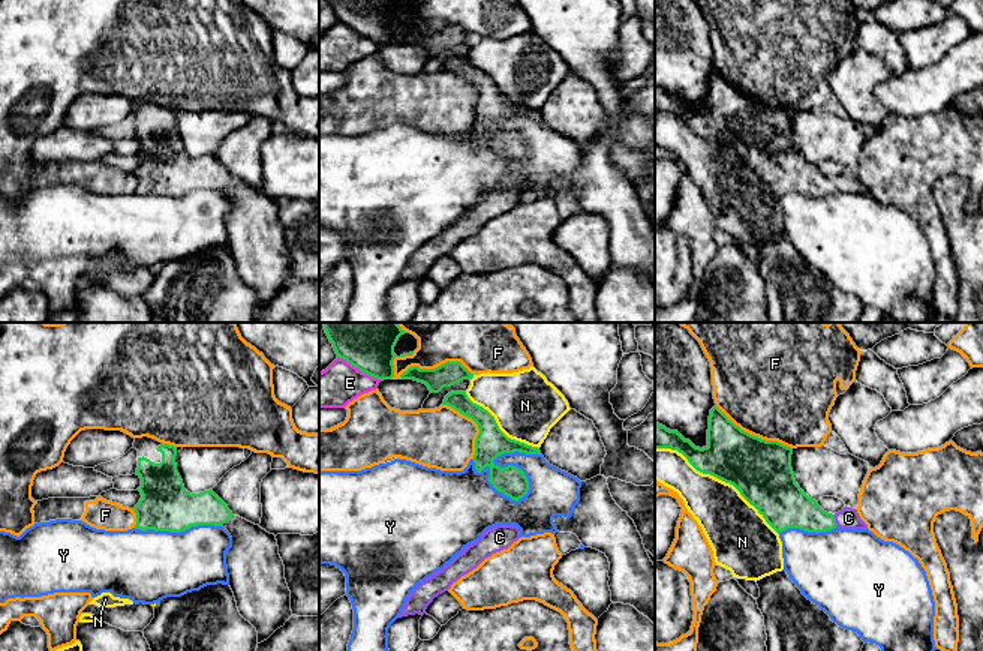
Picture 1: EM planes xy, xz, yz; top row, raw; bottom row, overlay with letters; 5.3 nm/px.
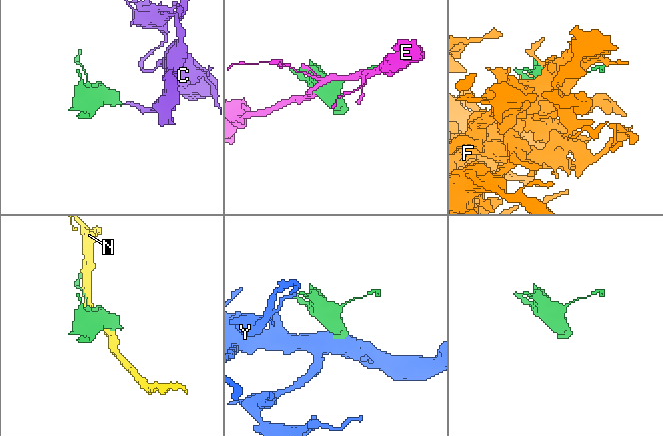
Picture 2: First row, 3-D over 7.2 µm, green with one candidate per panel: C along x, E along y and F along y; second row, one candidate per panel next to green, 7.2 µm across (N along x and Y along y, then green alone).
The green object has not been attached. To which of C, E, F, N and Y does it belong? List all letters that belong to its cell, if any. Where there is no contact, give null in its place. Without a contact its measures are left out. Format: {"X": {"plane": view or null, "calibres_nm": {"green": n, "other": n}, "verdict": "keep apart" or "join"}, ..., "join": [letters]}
{"C": {"plane": "yz", "calibres_nm": {"green": 220, "other": 110}, "verdict": "join"}, "E": {"plane": "xz", "calibres_nm": {"green": 380, "other": 220}, "verdict": "keep apart"}, "F": {"plane": "xz", "calibres_nm": {"green": 130, "other": 420}, "verdict": "keep apart"}, "N": {"plane": "yz", "calibres_nm": {"green": 320, "other": 300}, "verdict": "keep apart"}, "Y": {"plane": "xz", "calibres_nm": {"green": 160, "other": 260}, "verdict": "keep apart"}, "join": ["C"]}

